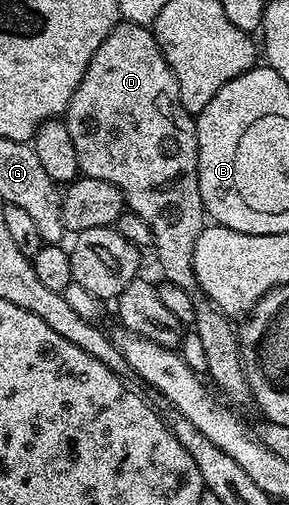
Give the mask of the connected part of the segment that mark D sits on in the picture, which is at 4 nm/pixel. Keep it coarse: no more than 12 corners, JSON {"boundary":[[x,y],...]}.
{"boundary":[[121,21],[68,101],[80,174],[150,224],[192,297],[206,374],[253,405],[238,332],[200,291],[196,119],[156,35]]}

